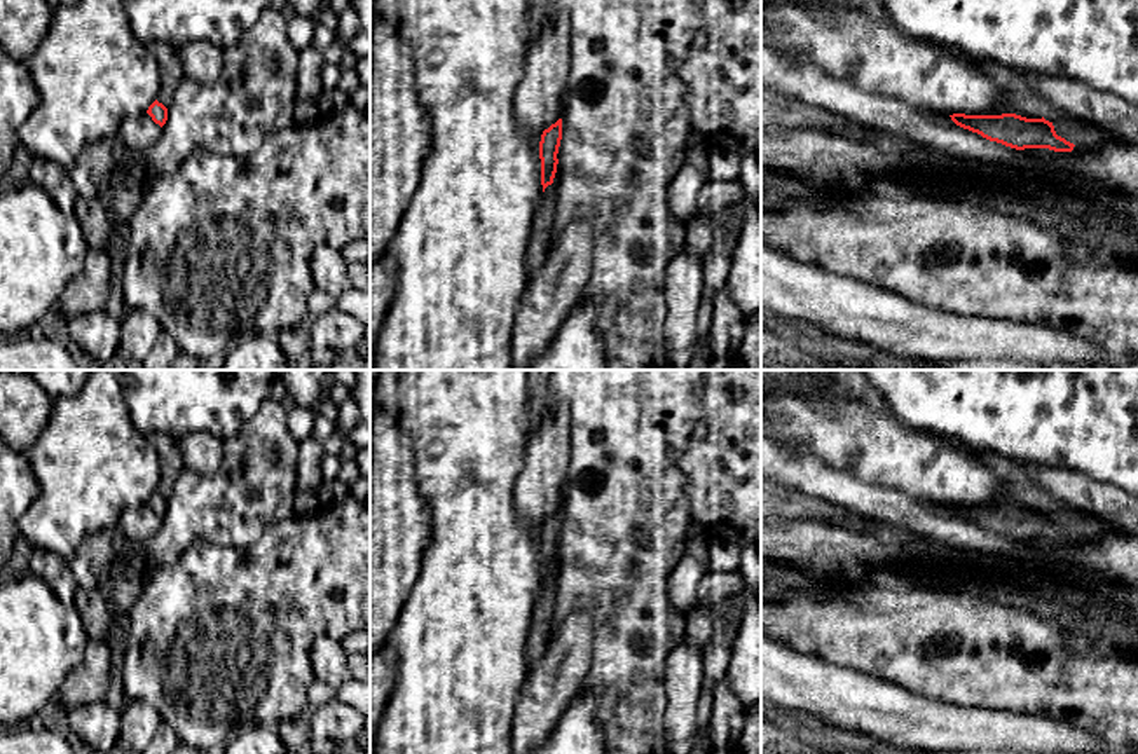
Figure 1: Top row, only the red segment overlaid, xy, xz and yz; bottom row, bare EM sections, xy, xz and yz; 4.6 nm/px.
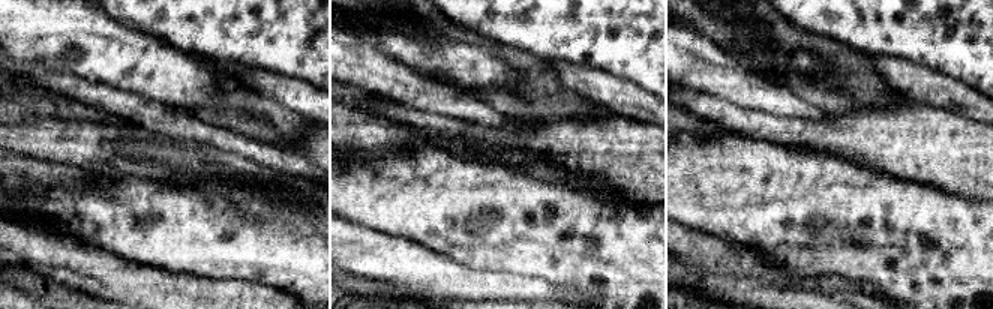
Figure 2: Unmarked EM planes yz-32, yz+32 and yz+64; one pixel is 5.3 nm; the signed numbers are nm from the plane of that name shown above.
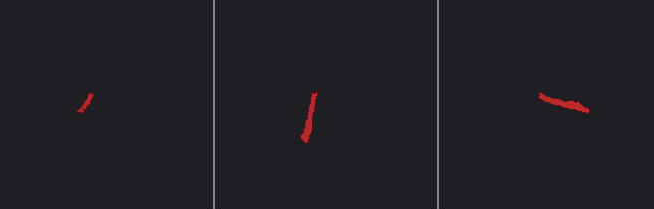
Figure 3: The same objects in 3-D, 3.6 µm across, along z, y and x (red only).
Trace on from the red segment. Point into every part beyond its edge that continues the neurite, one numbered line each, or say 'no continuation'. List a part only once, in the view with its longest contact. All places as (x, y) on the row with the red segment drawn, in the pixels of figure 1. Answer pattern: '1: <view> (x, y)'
1: yz (1018, 96)
2: yz (1077, 131)

